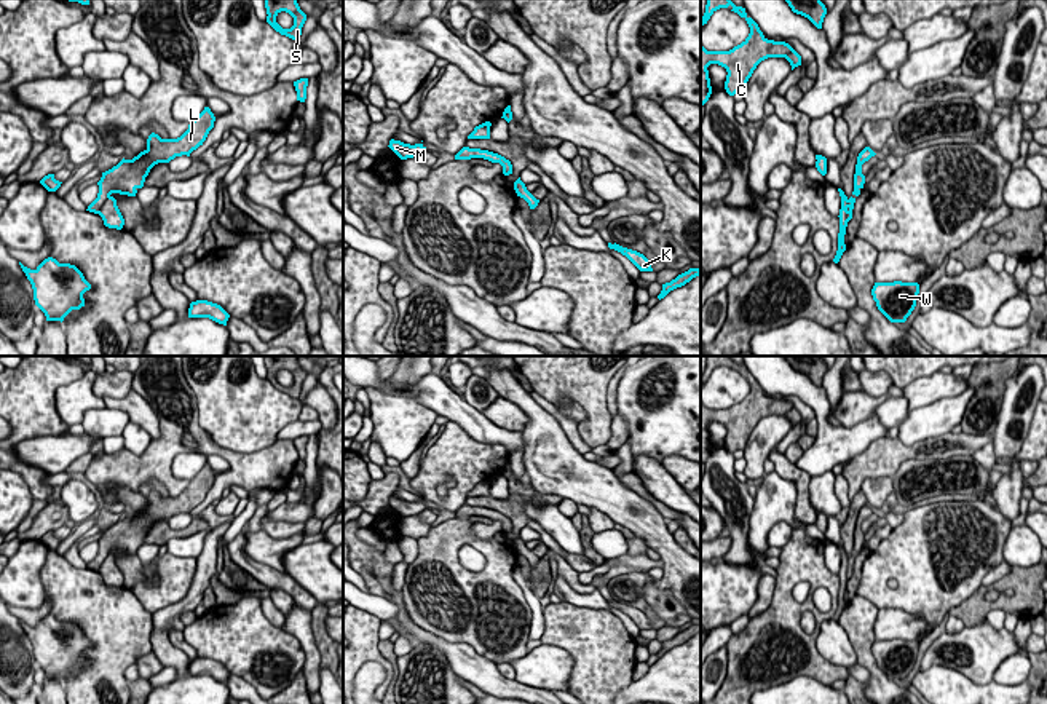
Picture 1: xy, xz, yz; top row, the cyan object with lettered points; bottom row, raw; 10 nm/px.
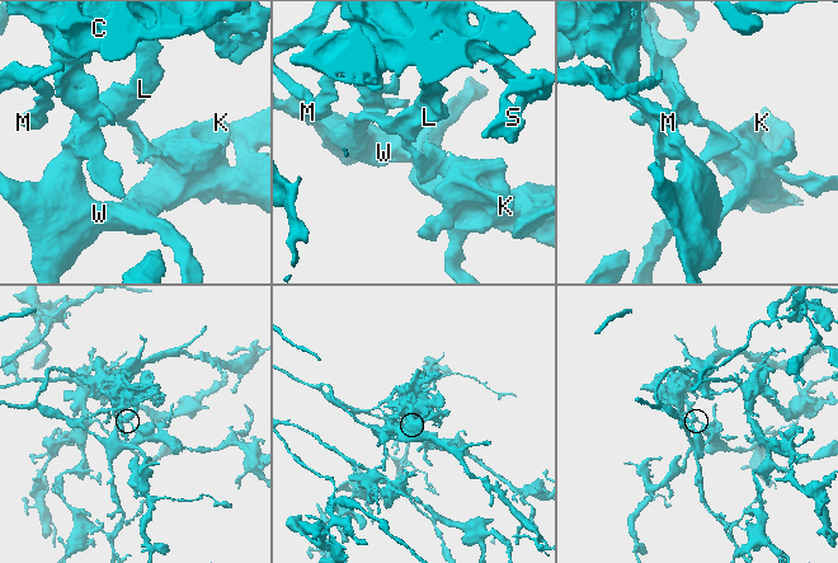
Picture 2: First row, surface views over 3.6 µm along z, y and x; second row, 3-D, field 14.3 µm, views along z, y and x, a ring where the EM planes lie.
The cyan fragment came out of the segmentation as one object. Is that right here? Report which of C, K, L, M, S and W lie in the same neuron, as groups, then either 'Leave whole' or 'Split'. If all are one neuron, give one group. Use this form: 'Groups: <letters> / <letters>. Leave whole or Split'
Groups: C L S / K M W. Split

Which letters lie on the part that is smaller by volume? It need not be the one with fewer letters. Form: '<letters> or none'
C, L, S

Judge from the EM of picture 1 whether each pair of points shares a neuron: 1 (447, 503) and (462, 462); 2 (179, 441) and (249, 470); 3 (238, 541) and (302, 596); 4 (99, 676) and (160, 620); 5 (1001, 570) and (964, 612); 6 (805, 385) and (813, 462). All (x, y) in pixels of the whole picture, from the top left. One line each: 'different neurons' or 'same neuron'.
1: same neuron
2: same neuron
3: same neuron
4: different neurons
5: different neurons
6: same neuron

